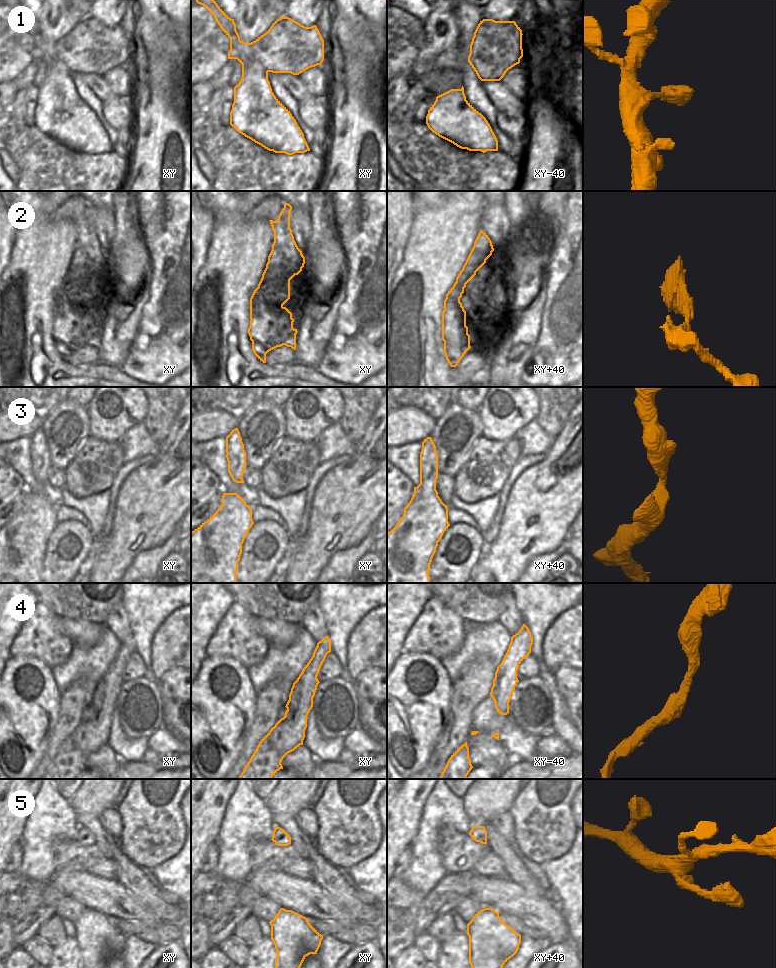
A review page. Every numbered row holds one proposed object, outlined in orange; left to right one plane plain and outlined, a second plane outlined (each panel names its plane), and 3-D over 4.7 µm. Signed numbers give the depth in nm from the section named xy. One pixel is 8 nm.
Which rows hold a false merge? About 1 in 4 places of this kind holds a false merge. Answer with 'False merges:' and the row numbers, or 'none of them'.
False merges: 2

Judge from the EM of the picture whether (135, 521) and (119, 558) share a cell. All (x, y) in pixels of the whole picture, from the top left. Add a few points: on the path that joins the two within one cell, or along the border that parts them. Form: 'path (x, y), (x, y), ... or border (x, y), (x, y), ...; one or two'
path (134, 530), (120, 549); one

